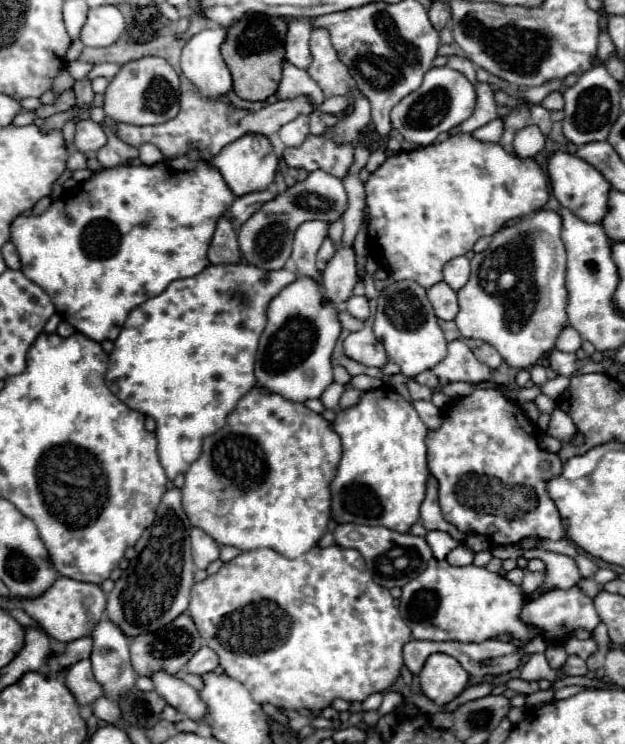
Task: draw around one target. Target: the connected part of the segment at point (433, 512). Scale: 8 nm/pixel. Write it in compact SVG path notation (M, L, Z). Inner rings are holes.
M429 476L429 482L427 482L427 496L421 504L421 522L425 524L427 530L443 530L443 532L449 532L457 542L465 542L465 534L453 524L445 522L441 516L441 508L437 504L437 478L435 476Z

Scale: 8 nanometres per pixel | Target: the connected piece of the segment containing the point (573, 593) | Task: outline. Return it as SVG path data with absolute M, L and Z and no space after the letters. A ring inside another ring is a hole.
M575 586L571 590L551 590L541 594L537 600L527 600L527 604L523 606L523 622L539 626L549 642L557 642L563 636L571 634L575 628L587 628L591 632L599 624L599 616L595 612L593 600Z

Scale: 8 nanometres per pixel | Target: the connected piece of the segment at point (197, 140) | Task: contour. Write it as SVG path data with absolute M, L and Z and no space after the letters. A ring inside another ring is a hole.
M183 92L181 94L181 110L175 116L175 120L169 120L167 124L157 124L157 126L131 126L131 124L115 124L117 136L139 148L145 142L155 144L165 158L175 158L181 156L187 146L195 146L199 148L201 156L207 160L211 160L215 154L221 152L221 148L225 148L227 144L231 144L233 140L237 140L239 136L247 134L247 132L255 132L255 134L263 134L263 136L271 136L275 134L283 124L295 120L299 114L311 114L313 102L309 96L297 96L291 100L277 100L275 104L269 104L257 112L251 110L237 110L229 104L225 104L225 100L203 100L197 92Z

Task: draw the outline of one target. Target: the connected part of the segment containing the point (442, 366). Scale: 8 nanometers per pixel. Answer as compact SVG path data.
M461 340L447 344L447 356L431 372L441 386L451 382L483 382L491 378L491 368L481 364Z

